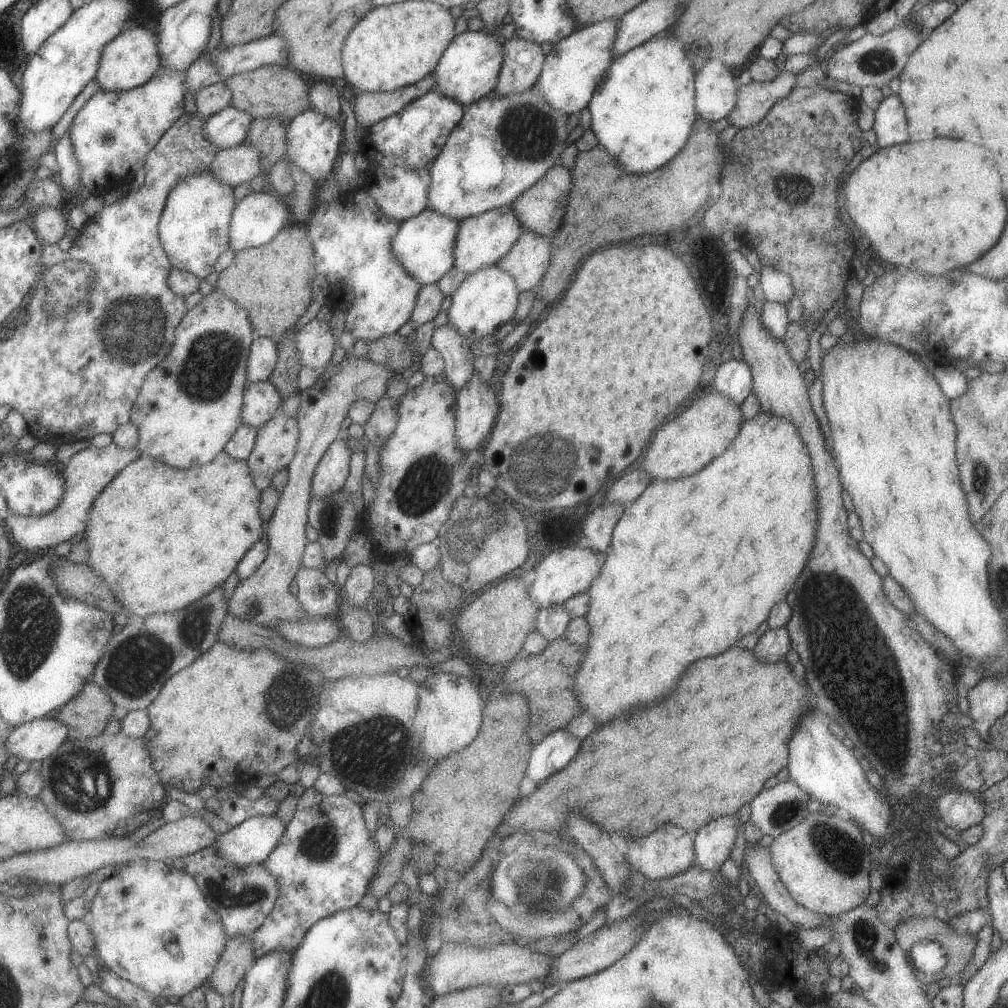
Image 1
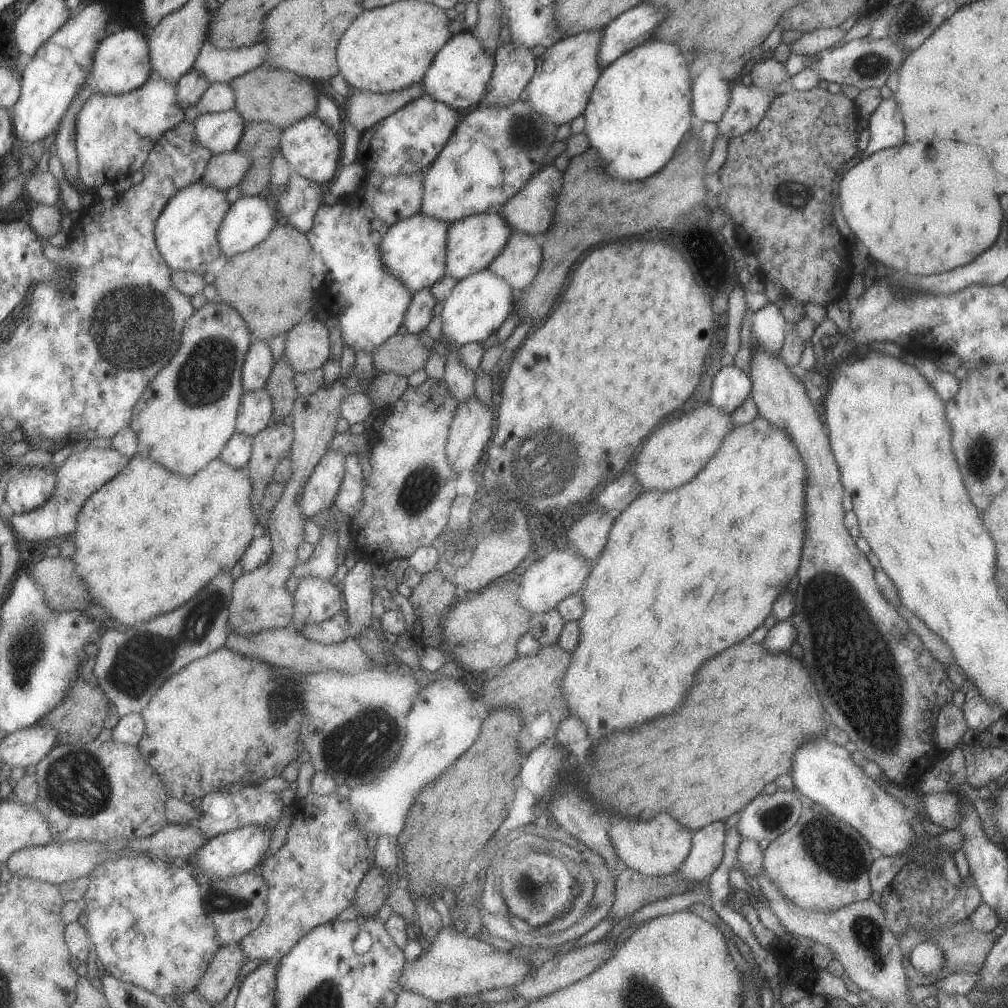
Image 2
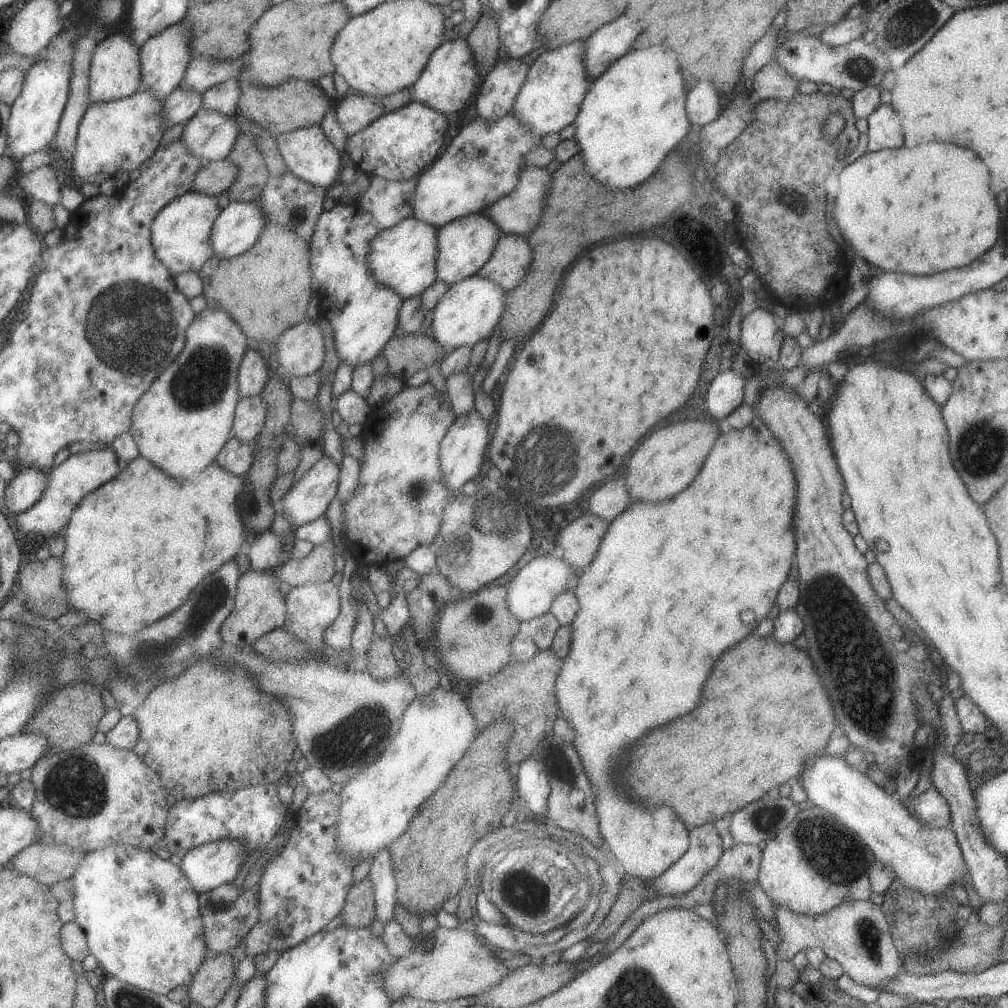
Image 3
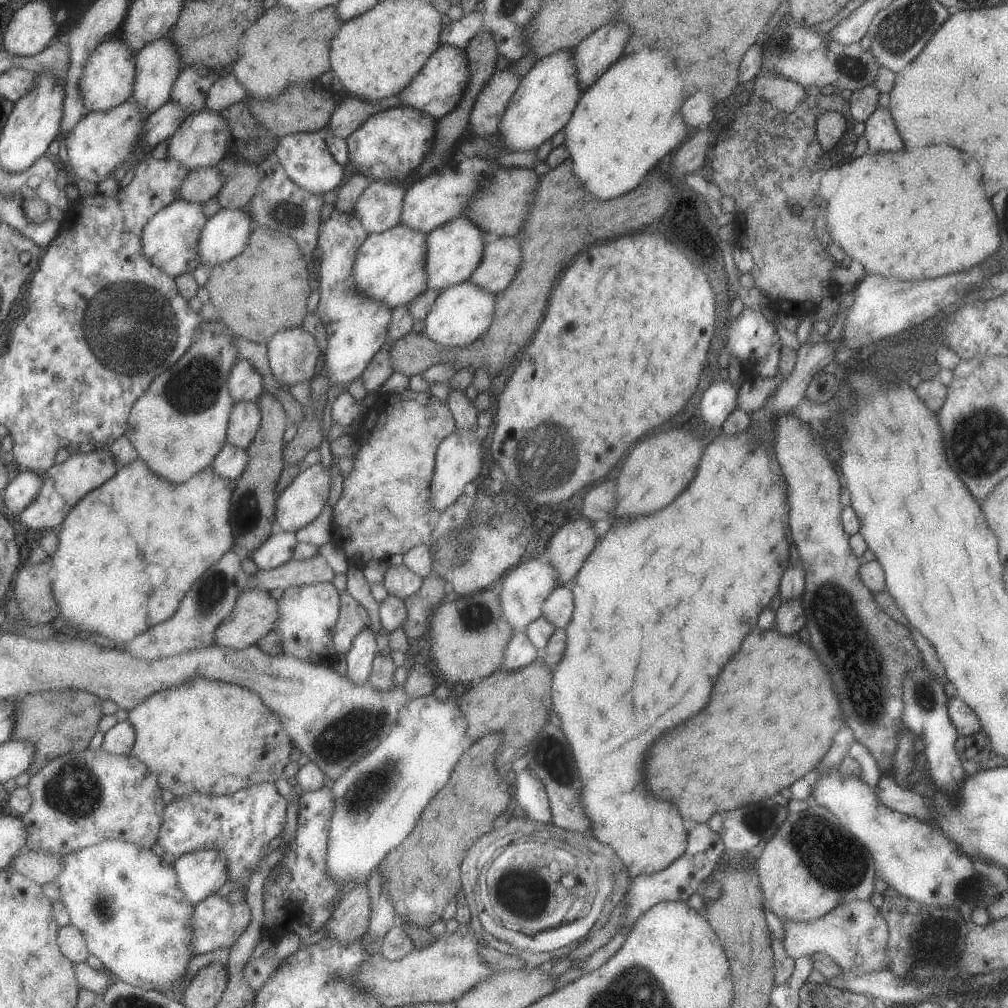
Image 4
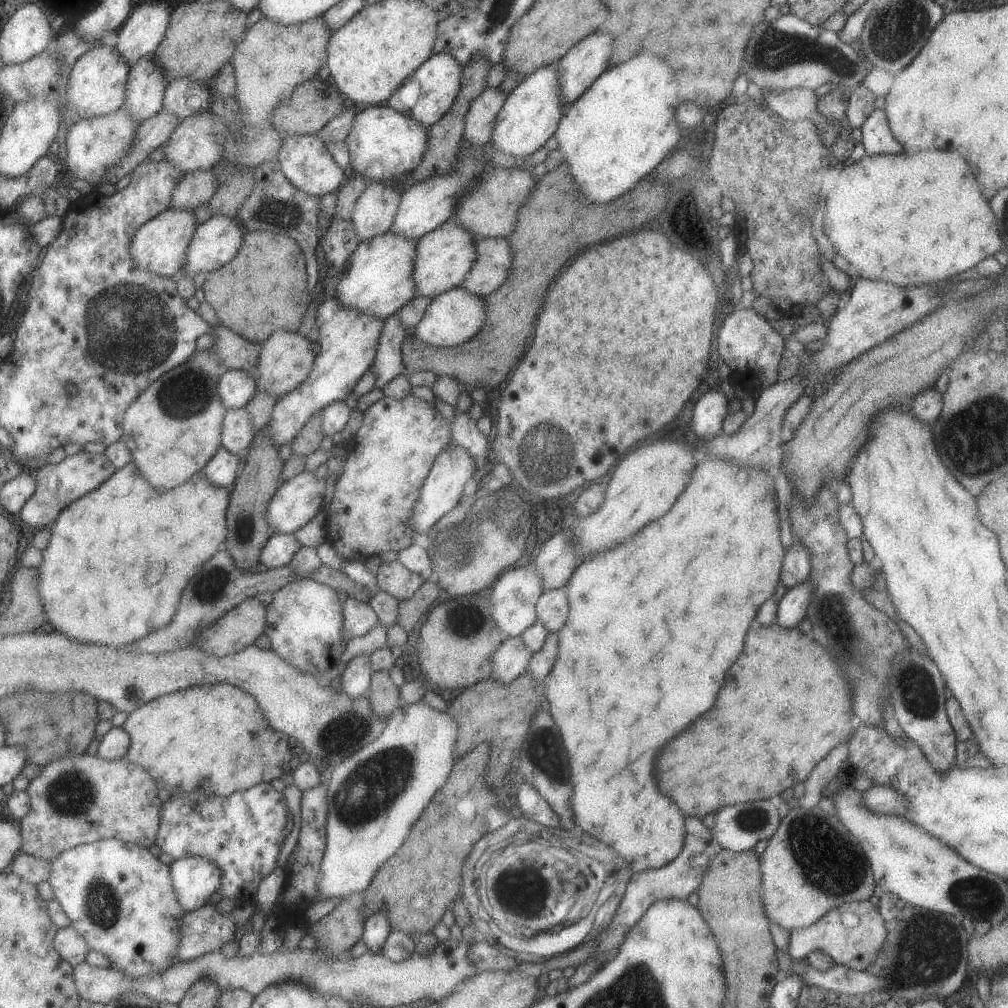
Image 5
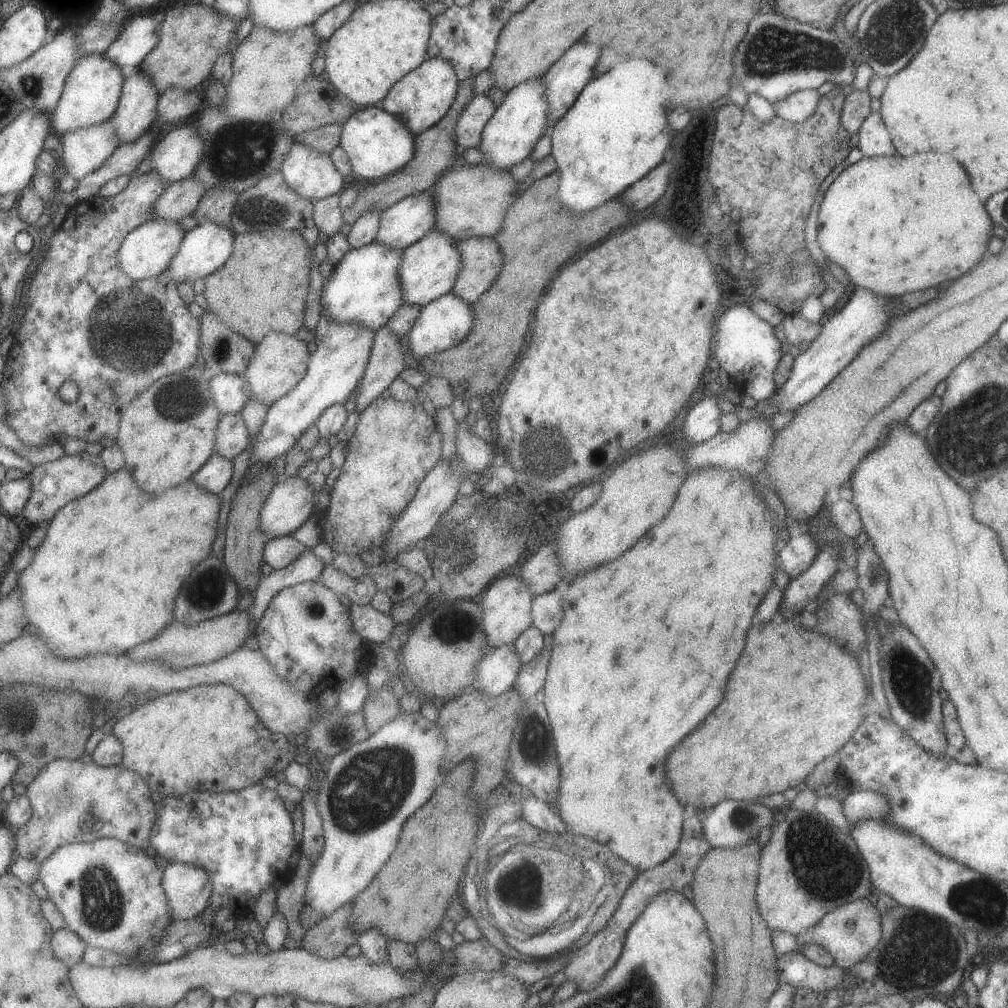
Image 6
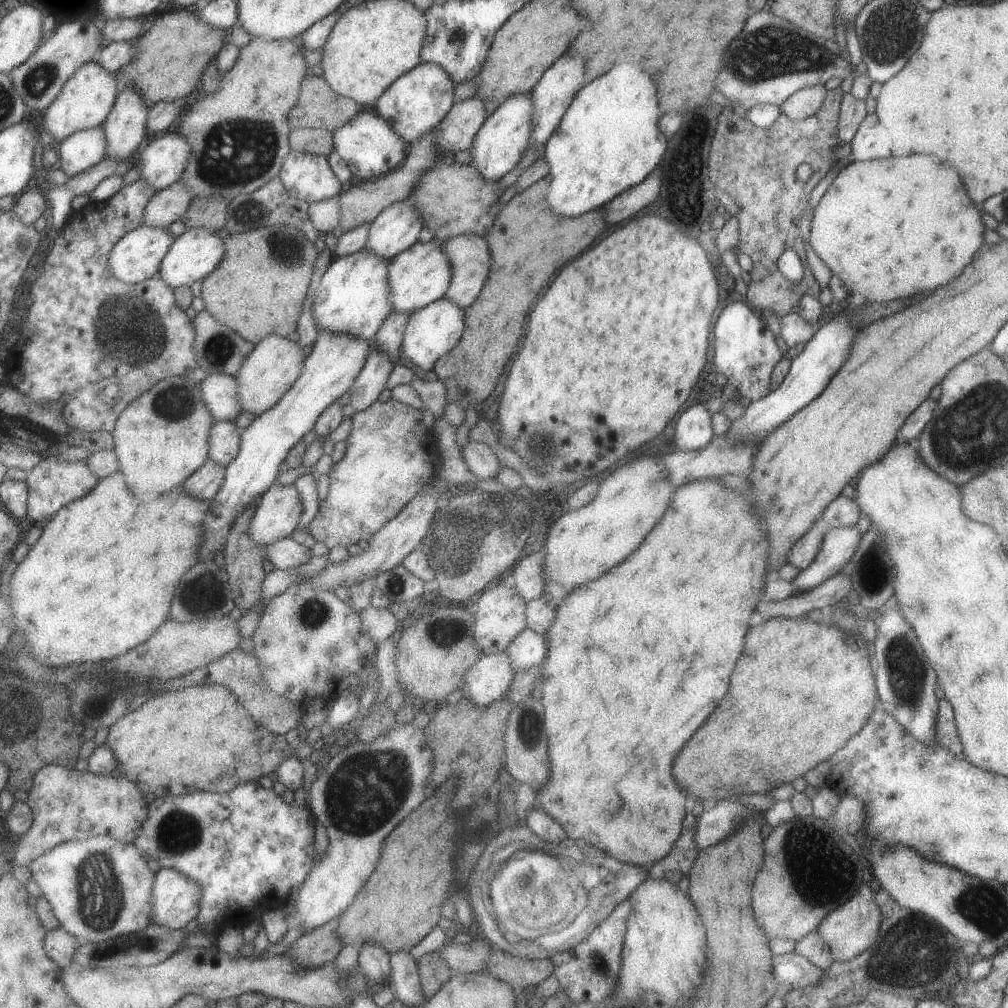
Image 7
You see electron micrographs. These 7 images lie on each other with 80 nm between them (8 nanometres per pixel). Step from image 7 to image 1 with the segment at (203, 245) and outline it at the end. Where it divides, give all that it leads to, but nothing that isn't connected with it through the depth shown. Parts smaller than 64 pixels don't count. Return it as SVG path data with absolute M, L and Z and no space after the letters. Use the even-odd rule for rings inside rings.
M273 192L247 194L238 200L231 212L231 220L227 226L227 248L237 253L239 250L259 247L268 244L271 238L291 222L291 214L283 195Z

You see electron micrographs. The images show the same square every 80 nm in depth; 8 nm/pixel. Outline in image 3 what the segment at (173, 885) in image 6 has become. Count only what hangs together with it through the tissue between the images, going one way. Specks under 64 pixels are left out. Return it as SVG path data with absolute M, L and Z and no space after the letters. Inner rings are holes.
M235 840L209 842L182 852L178 867L190 880L194 892L205 894L233 881L248 854L243 844Z

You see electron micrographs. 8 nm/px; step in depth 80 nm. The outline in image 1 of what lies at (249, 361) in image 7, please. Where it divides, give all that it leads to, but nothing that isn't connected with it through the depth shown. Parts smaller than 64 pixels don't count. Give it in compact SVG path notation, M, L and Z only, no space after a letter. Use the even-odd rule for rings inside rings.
M316 319L296 329L293 333L293 344L299 364L317 372L322 371L330 362L334 349L337 348L328 322Z

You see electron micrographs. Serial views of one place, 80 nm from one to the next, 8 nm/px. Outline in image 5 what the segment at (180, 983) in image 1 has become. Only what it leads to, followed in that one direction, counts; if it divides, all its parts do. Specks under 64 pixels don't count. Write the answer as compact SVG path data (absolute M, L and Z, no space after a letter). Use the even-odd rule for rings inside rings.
M101 839L62 852L52 861L49 884L64 906L73 926L86 938L91 949L105 955L113 967L131 978L162 973L176 958L181 942L182 918L185 911L177 902L172 887L170 867L153 856L149 847L123 839Z

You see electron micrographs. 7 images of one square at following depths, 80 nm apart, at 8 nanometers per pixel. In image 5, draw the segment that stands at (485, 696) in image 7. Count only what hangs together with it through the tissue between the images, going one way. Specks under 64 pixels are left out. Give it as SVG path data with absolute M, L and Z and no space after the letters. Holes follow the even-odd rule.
M520 635L507 637L491 655L490 677L507 684L526 671L532 654L533 652L522 643Z

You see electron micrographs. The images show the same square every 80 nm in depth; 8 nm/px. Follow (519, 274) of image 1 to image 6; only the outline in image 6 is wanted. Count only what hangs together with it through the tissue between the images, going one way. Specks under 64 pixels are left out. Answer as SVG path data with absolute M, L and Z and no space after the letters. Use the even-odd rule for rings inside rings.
M469 237L454 243L460 252L462 267L451 293L455 294L456 297L462 298L465 302L473 304L494 284L495 277L502 270L502 252L494 237Z

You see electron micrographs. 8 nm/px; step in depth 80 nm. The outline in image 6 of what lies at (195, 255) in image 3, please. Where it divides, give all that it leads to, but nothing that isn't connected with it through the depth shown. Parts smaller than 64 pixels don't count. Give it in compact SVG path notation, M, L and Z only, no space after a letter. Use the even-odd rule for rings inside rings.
M153 219L131 232L119 251L123 270L139 280L165 275L168 265L178 252L182 238L186 234L178 222Z

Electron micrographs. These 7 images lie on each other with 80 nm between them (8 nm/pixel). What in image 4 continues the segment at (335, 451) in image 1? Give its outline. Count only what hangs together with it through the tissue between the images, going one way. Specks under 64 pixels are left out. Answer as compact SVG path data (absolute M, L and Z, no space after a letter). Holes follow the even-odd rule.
M313 464L292 480L274 502L275 531L294 533L319 516L329 494L329 469Z

